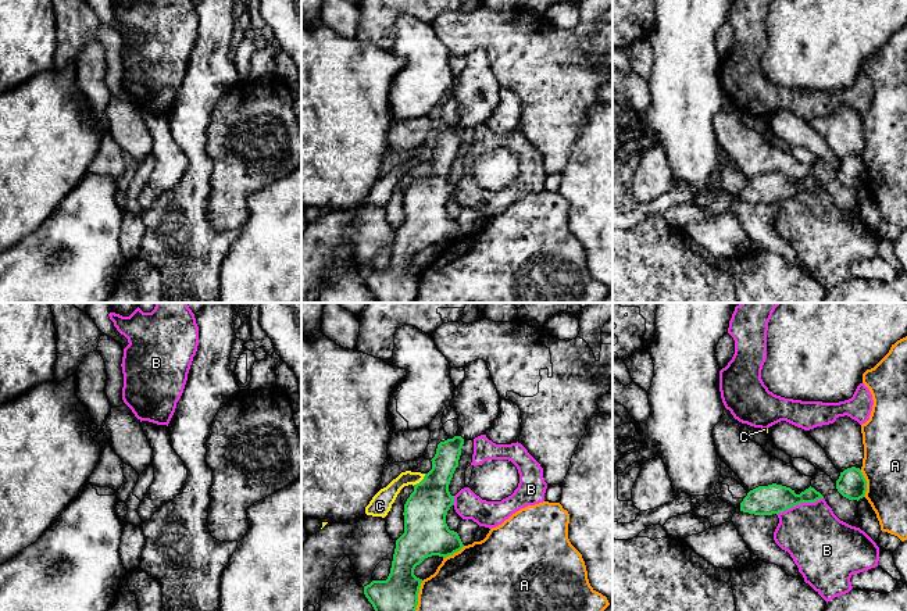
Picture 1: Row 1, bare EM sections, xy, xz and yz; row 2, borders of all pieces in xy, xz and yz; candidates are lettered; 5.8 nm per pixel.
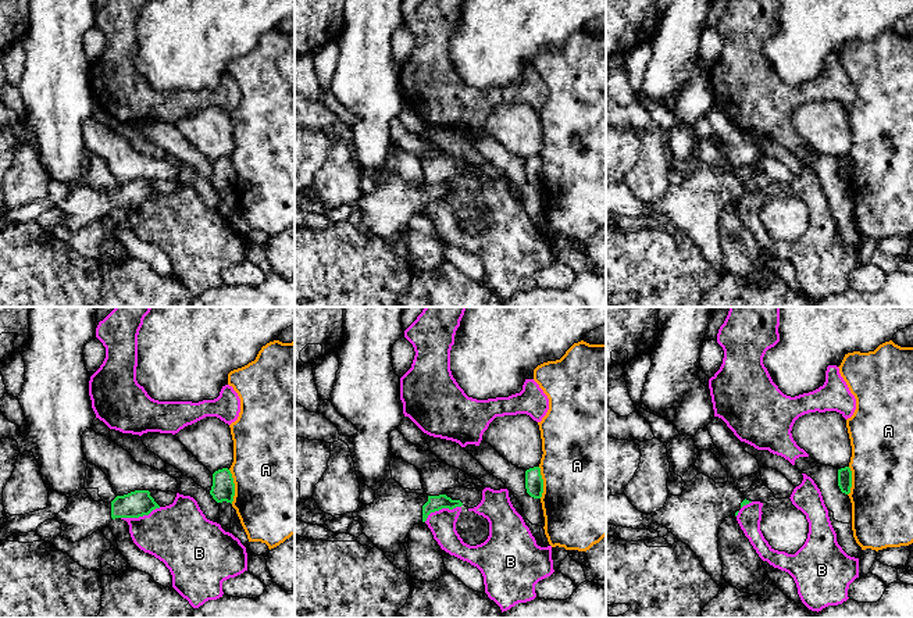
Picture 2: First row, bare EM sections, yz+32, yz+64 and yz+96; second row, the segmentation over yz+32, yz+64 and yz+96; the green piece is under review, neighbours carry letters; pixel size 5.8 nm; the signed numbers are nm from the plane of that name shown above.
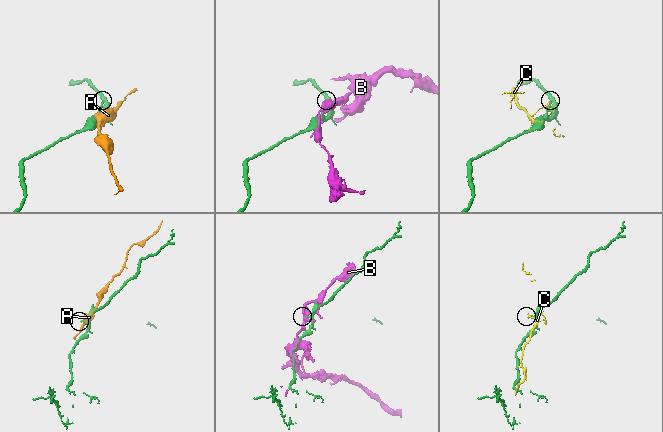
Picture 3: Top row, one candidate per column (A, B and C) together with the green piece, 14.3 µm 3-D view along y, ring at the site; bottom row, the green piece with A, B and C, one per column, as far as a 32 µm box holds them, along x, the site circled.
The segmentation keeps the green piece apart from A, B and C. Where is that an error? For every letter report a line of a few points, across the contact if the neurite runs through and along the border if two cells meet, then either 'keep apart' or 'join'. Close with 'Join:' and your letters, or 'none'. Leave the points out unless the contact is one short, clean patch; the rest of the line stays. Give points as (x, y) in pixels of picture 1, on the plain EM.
A: keep apart
B: keep apart
C: keep apart
Join: none

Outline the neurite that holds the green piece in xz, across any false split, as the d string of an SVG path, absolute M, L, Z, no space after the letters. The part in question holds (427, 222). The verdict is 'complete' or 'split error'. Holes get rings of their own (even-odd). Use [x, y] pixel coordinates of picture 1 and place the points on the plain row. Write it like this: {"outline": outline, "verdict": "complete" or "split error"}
{"outline": "M483 49L468 51L464 58L465 67L450 90L458 104L458 124L438 133L432 158L414 174L404 193L404 222L396 229L388 268L364 275L375 303L415 303L422 272L414 264L415 256L428 246L446 247L464 236L458 222L446 212L447 200L454 193L449 174L464 131L486 122L501 90Z", "verdict": "split error"}

